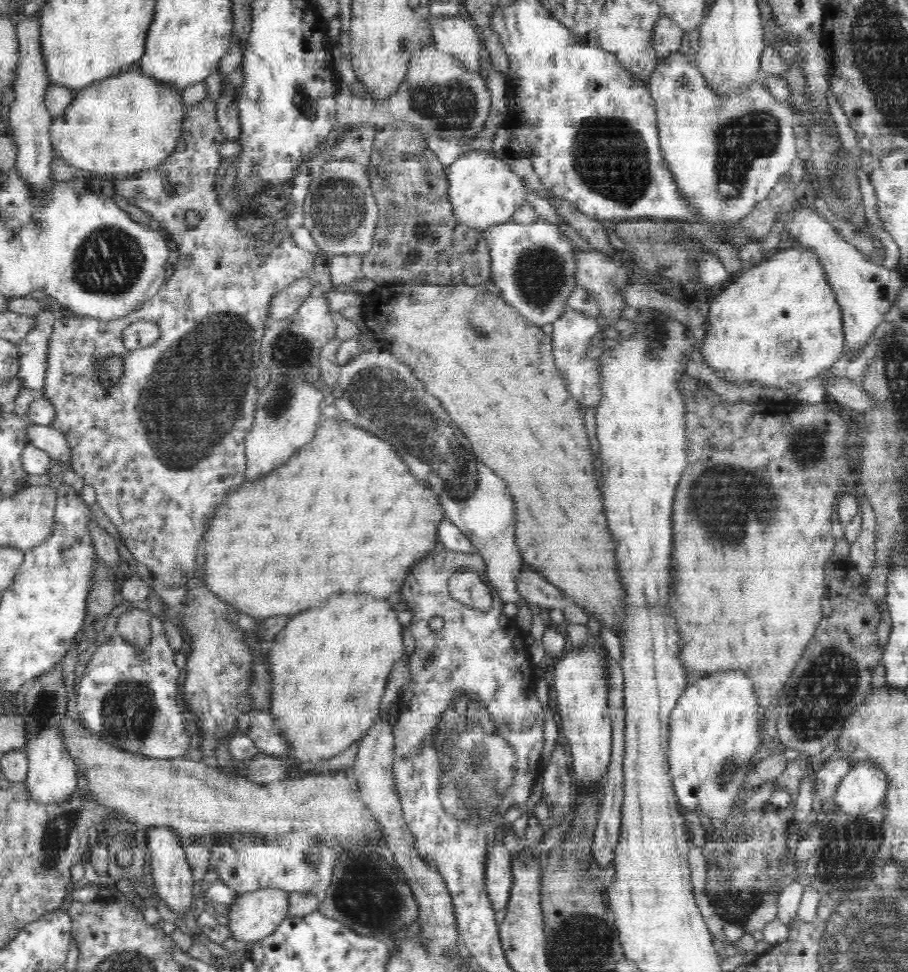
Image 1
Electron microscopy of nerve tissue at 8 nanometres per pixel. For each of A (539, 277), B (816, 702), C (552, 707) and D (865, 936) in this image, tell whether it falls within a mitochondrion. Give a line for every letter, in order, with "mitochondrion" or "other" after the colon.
A: mitochondrion
B: mitochondrion
C: other
D: mitochondrion

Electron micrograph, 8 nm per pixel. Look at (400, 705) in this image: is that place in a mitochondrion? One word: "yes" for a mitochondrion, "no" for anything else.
no

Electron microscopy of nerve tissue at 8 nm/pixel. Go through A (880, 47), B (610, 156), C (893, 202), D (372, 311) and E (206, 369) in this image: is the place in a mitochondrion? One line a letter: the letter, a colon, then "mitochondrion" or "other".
A: mitochondrion
B: mitochondrion
C: other
D: other
E: mitochondrion

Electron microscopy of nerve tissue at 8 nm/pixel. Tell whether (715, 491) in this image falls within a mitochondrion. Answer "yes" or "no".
yes

